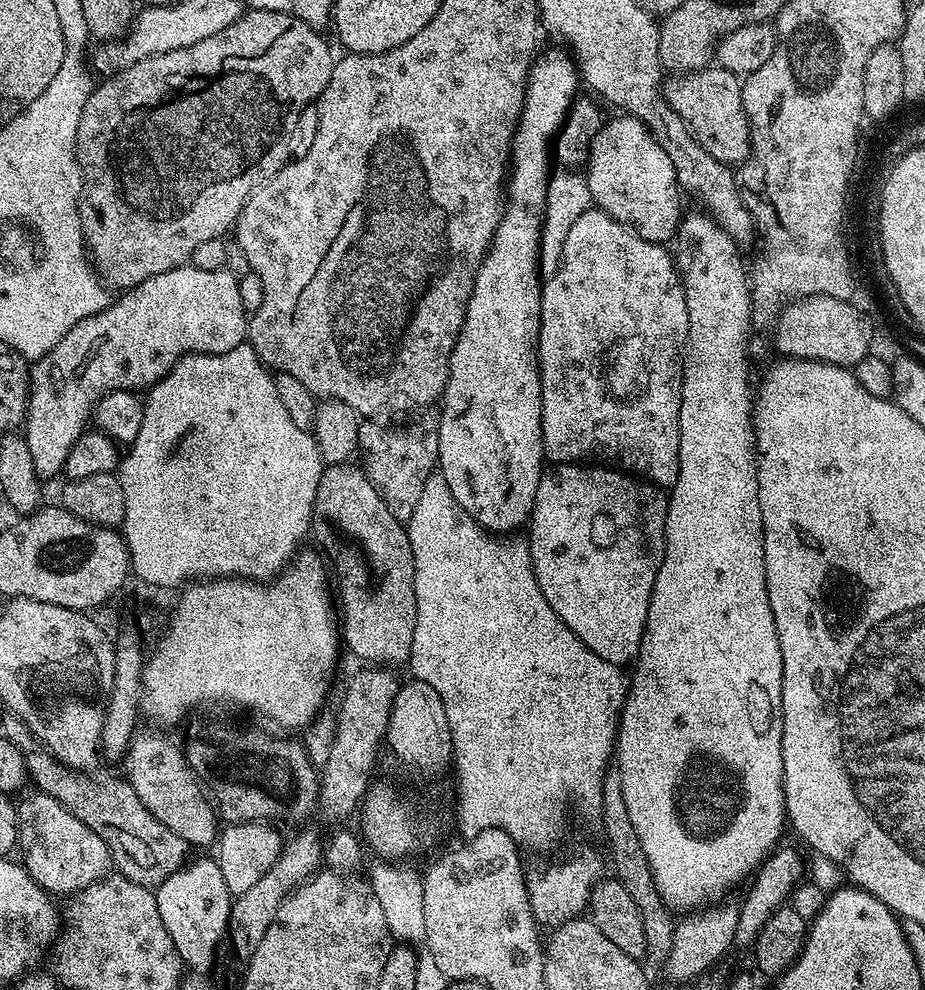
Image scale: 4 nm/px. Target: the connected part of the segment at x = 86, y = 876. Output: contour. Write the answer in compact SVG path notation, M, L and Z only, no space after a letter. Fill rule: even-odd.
M45 792L32 793L17 801L19 849L27 872L50 894L74 894L87 884L103 879L111 869L109 848L98 834L70 814L56 799ZM60 870L66 878L60 878Z

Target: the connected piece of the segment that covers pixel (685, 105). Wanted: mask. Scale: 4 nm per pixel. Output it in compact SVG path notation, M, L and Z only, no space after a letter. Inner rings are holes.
M709 66L699 72L672 74L663 81L664 101L688 123L696 140L718 162L739 166L752 155L752 128L742 102L742 80L734 72Z

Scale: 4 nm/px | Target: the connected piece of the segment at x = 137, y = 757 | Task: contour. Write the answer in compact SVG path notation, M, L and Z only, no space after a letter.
M137 731L128 744L127 764L128 784L134 786L134 794L138 794L142 806L146 806L146 810L166 826L166 830L174 830L174 834L193 849L217 843L218 813L200 781L192 775L179 743L176 745L160 732Z

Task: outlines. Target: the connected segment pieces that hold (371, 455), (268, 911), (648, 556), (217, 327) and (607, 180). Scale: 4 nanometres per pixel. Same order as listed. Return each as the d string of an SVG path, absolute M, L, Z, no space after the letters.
M376 422L361 423L358 434L359 455L364 455L362 467L368 481L376 487L378 494L392 508L393 514L402 522L410 520L414 514L422 486L426 478L438 468L438 434L436 428L416 428L413 432L403 432L400 428L383 428Z
M307 828L300 830L305 830L305 832L298 833L293 840L289 839L285 843L274 866L270 866L270 870L266 870L266 874L262 874L262 878L258 878L255 886L250 886L250 890L246 890L246 894L233 899L227 939L230 944L232 940L232 948L241 958L251 956L252 951L258 946L258 942L262 942L262 938L266 938L266 930L270 930L270 922L274 922L274 914L278 914L278 906L282 906L284 899L321 871L324 864L325 841L322 836L320 840L319 834L314 829Z
M583 463L557 464L549 467L538 482L530 523L526 528L526 533L528 532L526 547L532 559L532 569L536 575L538 586L542 590L542 594L546 594L546 602L550 602L554 614L558 614L558 618L562 618L562 622L566 622L566 626L570 626L570 630L574 630L577 638L590 650L594 650L594 654L598 654L598 658L611 664L631 665L635 661L636 655L640 653L640 643L644 637L644 627L646 626L646 614L650 610L654 578L658 578L658 570L662 566L664 557L667 513L668 496L665 489L649 484L643 478L637 478L627 472L607 466L585 466Z
M191 266L154 274L138 286L121 291L106 310L80 320L43 358L30 368L28 414L22 425L22 435L30 446L36 473L42 478L60 476L66 454L89 427L96 405L104 396L116 391L139 393L153 388L184 356L192 353L222 354L245 343L250 336L250 320L238 294L238 278L227 268L198 270Z
M627 114L617 116L617 120L609 119L605 123L592 140L592 146L589 149L586 175L592 203L606 214L613 216L618 223L628 225L642 238L655 244L667 245L675 237L682 219L682 211L680 212L682 189L676 182L674 162L670 162L666 150L658 146L658 142L652 137L651 130L638 117Z

